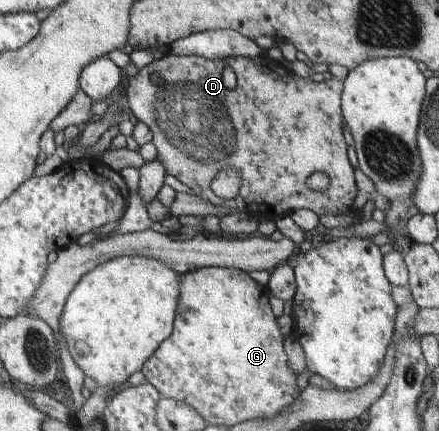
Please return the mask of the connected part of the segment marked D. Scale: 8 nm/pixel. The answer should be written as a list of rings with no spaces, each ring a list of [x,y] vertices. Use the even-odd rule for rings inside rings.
[[[168,52],[163,58],[143,67],[133,79],[128,80],[125,90],[132,113],[138,120],[148,124],[152,132],[155,133],[154,144],[158,149],[158,158],[160,163],[164,163],[168,175],[176,177],[189,187],[196,196],[211,202],[213,205],[226,206],[232,211],[247,210],[250,205],[260,205],[260,209],[262,207],[266,209],[266,205],[268,205],[268,213],[276,215],[277,218],[284,218],[285,216],[290,217],[294,212],[302,209],[312,210],[318,216],[346,214],[350,212],[350,208],[356,201],[354,198],[358,193],[358,183],[355,185],[354,167],[348,159],[348,143],[346,143],[346,135],[344,135],[344,129],[347,125],[343,115],[344,83],[345,81],[340,81],[338,77],[333,76],[326,81],[320,81],[320,83],[314,81],[314,79],[302,79],[280,61],[274,61],[266,55],[210,60],[201,56],[180,56]],[[225,168],[234,168],[242,175],[241,193],[232,200],[222,199],[212,190],[214,179]],[[316,172],[324,173],[329,178],[329,186],[324,191],[315,191],[308,187],[308,177]]]

